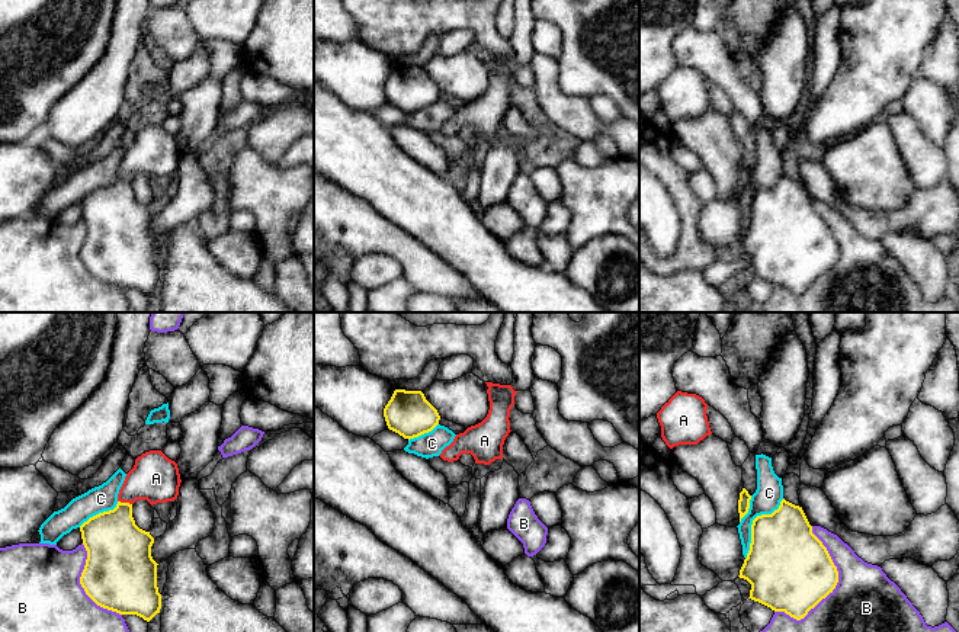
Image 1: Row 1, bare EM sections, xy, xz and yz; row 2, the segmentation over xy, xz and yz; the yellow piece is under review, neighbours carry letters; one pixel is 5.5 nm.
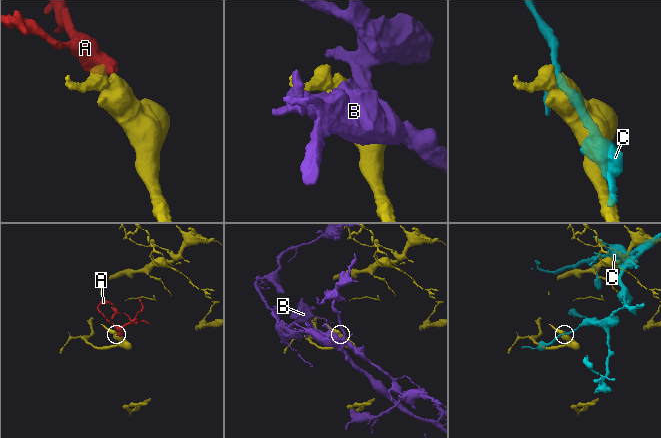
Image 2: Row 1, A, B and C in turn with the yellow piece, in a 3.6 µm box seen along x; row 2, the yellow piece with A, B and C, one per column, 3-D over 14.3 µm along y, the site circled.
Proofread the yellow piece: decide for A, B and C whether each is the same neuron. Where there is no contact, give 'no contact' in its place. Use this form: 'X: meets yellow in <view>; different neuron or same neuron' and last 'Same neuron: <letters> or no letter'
A: meets yellow in xy; same neuron
B: meets yellow in yz; different neuron
C: meets yellow in yz; different neuron
Same neuron: A

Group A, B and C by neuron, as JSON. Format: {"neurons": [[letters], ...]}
{"neurons": [["A"], ["B"], ["C"]]}

